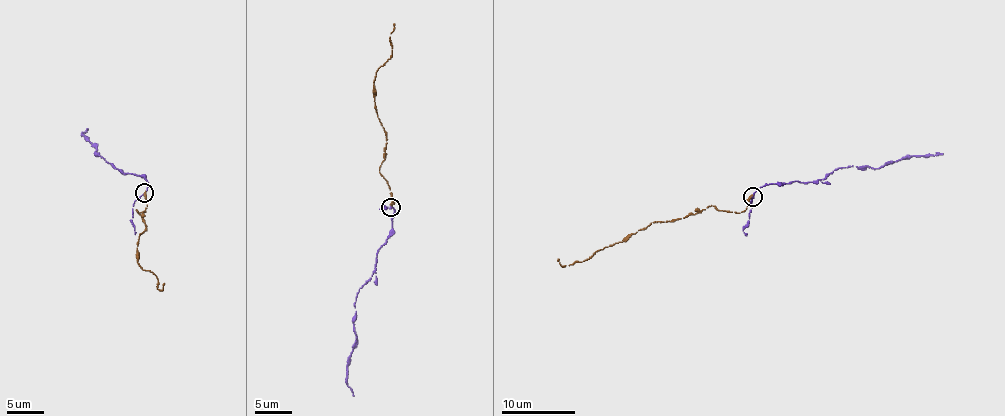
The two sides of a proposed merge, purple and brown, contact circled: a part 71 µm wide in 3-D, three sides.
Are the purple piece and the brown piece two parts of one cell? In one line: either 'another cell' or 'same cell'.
same cell

